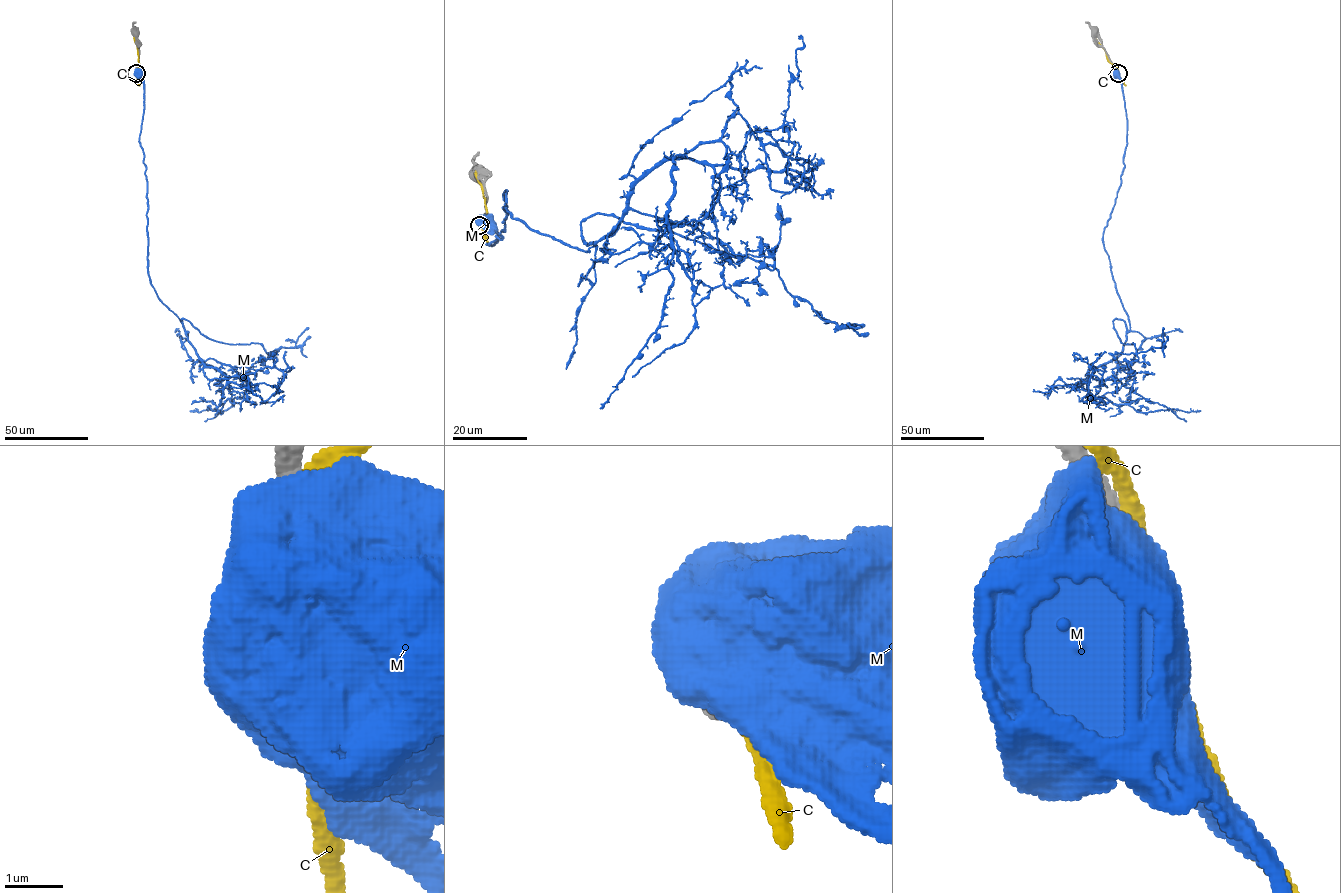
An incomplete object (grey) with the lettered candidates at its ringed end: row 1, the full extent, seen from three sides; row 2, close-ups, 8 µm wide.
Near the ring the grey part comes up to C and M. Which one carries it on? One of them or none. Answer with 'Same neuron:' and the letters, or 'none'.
Same neuron: none

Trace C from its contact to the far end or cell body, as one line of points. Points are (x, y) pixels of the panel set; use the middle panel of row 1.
C: (480, 224), (485, 220), (486, 206), (475, 172)

